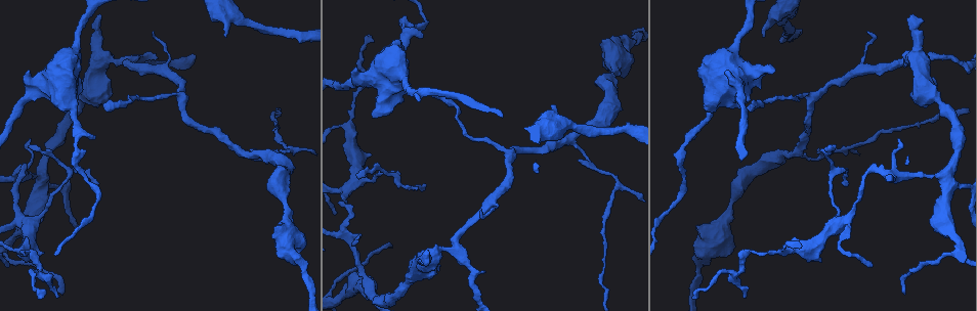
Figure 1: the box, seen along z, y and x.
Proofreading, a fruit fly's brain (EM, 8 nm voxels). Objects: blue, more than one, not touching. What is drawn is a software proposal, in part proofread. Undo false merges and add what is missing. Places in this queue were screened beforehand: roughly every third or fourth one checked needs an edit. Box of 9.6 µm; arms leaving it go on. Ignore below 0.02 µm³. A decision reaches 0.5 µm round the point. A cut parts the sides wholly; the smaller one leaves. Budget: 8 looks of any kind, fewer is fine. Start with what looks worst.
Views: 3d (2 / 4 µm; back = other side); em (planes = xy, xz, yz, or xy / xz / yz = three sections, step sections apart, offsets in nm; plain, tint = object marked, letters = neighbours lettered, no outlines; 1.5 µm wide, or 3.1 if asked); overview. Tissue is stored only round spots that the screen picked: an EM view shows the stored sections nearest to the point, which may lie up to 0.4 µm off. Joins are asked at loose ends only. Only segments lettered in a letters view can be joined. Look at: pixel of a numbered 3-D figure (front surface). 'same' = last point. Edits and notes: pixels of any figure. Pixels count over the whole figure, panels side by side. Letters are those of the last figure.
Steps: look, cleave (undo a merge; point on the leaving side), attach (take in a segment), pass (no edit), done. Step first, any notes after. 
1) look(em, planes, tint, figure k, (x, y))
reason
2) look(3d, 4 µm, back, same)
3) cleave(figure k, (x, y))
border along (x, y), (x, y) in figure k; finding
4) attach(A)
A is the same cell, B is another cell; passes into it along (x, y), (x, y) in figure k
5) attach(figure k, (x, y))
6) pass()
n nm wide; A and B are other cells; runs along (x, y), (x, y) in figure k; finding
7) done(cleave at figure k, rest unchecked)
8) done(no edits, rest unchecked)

look(em, xy, step 8, letters, figure 1, (943, 177))
thin arm on a thick one

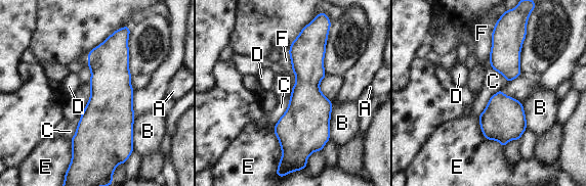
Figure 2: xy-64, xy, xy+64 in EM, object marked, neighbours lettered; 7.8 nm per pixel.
look(em, planes, letters, same)
cut it another way

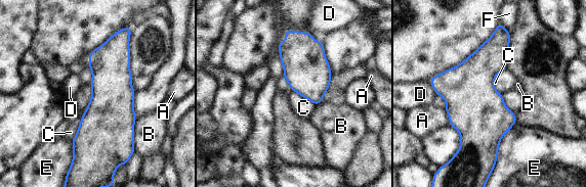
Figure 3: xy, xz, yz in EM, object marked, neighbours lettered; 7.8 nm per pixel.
pass()
360 nm wide; A, B, C, D, E and F are other cells; border along (445, 109), (449, 124) in figure 3; all the same cell

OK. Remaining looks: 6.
look(em, planes, letters, figure 1, (423, 34))
branch stops here

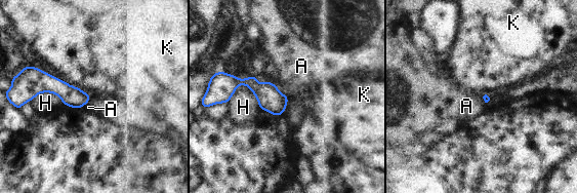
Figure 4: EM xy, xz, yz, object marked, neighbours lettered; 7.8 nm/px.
pass()
A, H and K are other cells; border along (276, 85), (287, 97) in figure 4; no lettered segment goes on from it

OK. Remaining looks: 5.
look(3d, 4 µm, back, figure 1, (745, 296))
tapers out

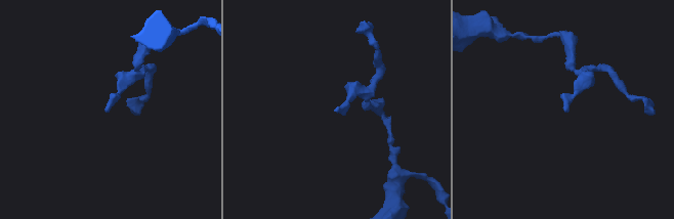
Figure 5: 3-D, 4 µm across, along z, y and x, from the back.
look(em, planes, letters, figure 5, (107, 109))
now the EM

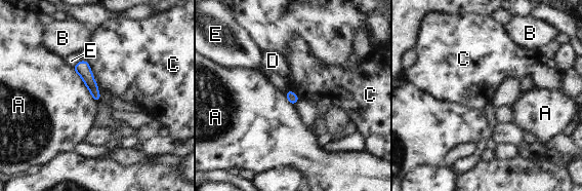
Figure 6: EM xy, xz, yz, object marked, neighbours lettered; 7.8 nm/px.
pass()
A, B, C, D and E are other cells; runs along (82, 63), (82, 69), (96, 98) in figure 6; no lettered segment goes on from it

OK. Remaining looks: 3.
done(no edits, rest unchecked)

